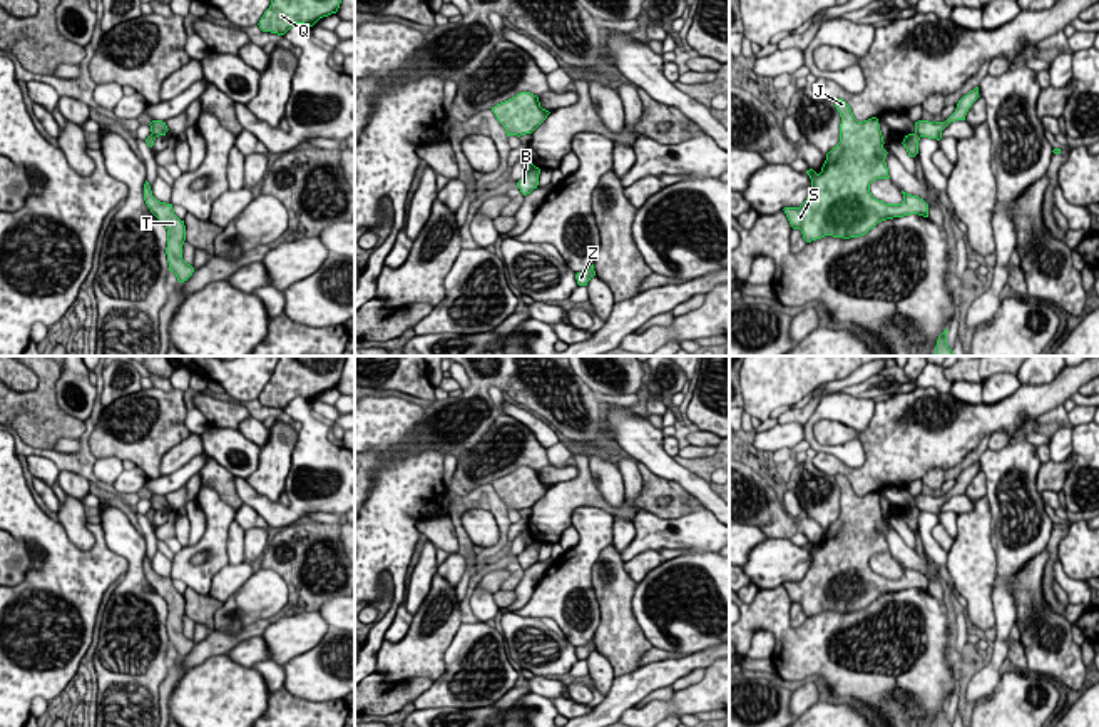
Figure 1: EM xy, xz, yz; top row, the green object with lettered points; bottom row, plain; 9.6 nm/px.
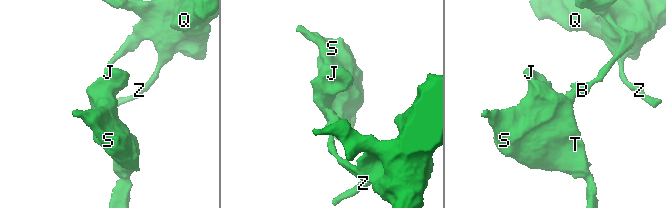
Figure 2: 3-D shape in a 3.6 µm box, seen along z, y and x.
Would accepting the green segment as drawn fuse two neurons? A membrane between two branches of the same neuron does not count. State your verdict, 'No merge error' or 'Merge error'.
Merge error

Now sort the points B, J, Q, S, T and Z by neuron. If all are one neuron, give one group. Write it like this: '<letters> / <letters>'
B Q Z / J S T

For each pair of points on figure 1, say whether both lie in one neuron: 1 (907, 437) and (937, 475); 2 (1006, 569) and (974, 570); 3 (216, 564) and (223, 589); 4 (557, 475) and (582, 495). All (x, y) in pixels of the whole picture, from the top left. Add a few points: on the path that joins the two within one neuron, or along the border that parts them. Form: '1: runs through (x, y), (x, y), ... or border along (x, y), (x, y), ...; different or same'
1: border along (944, 470), (930, 468), (920, 478); different
2: border along (991, 530), (991, 545), (996, 557), (994, 607); different
3: border along (228, 562), (214, 575), (208, 594); different
4: border along (576, 465), (577, 473), (574, 477), (551, 487); different

